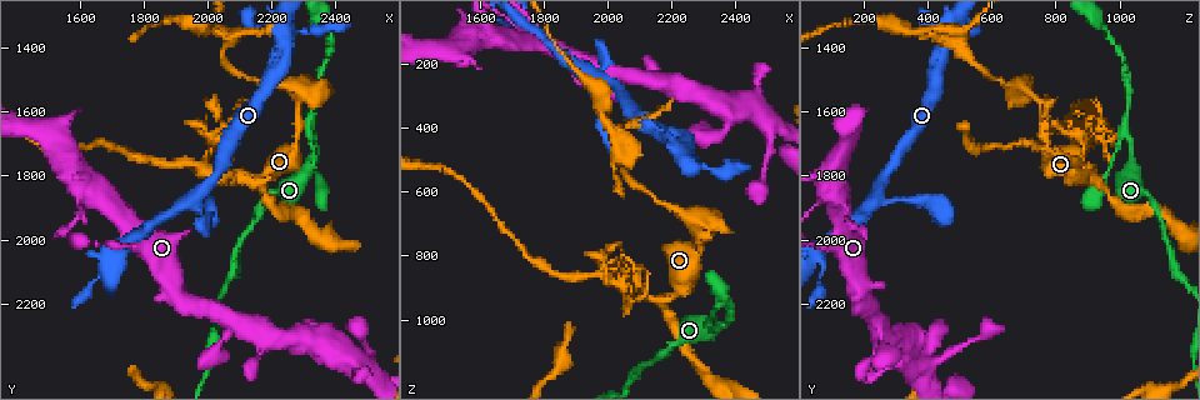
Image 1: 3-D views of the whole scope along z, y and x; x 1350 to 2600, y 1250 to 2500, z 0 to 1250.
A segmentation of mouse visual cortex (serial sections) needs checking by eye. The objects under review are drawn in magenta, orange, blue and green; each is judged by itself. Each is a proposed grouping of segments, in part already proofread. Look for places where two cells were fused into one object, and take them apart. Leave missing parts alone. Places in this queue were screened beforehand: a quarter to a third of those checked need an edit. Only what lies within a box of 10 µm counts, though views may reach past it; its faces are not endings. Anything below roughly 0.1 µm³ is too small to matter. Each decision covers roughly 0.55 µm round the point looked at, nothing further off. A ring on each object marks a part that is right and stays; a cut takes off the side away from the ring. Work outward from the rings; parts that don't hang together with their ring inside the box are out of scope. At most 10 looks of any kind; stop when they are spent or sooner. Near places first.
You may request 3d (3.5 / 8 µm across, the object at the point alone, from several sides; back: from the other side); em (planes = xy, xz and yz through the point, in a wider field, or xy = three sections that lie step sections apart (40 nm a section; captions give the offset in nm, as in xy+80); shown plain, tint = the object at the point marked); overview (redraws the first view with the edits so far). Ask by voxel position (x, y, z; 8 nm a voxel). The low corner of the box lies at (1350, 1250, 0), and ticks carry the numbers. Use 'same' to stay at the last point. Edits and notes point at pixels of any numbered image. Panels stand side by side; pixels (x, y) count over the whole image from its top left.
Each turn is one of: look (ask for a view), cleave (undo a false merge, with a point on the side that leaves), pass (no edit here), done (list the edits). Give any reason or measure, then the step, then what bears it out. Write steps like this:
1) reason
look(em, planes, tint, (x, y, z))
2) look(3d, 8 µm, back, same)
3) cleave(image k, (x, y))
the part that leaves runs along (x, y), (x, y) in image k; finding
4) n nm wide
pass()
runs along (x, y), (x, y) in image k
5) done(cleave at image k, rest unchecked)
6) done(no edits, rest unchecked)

look(em, xy, step 3, tint, (2280, 1530, 700))

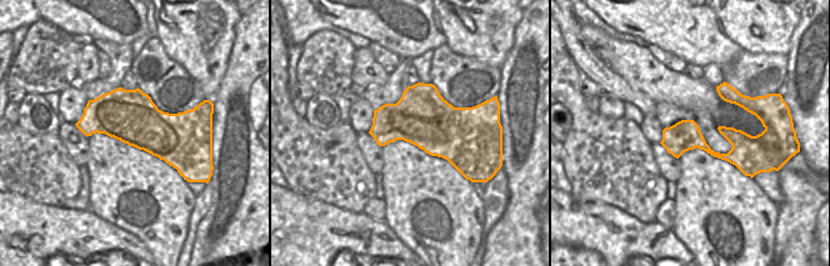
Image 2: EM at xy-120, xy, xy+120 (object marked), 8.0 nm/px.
look(3d, 3.5 µm, same)

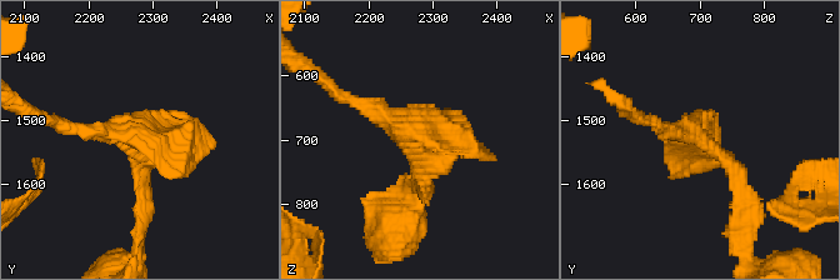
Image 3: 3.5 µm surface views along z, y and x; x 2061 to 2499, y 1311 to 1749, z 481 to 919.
pass()
runs along (743, 204), (726, 158), (660, 128) in image 3; continuous, no second cell

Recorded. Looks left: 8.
sharp bend
look(3d, 3.5 µm, (2060, 1390, 490))

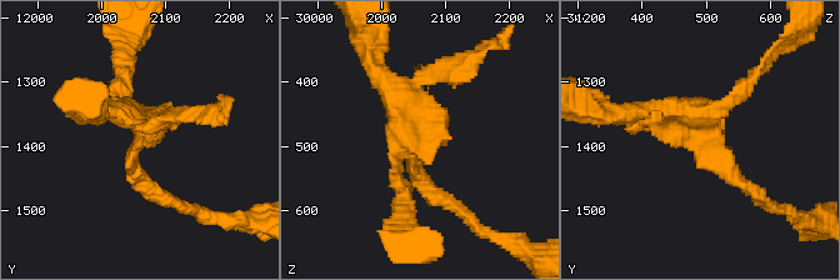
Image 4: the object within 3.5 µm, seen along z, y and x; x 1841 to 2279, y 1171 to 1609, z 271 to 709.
shape alone is not enough
look(em, planes, tint, (2070, 1375, 500))

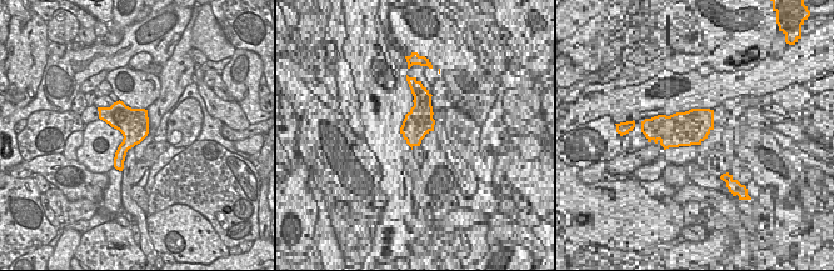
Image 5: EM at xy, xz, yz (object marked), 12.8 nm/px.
pass()
runs along (749, 190), (698, 114), (650, 105) in image 4; continuous, no second cell

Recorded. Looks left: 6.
sharp bend
look(3d, 8 µm, (1970, 1870, 240))

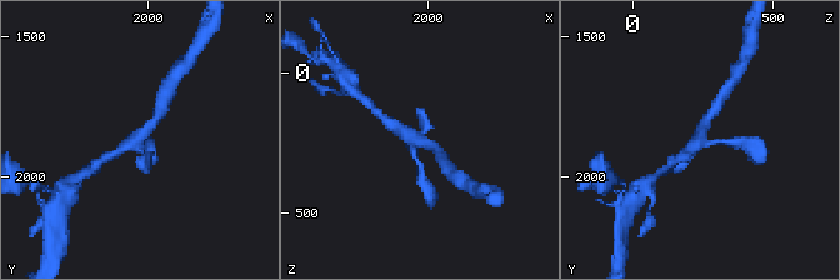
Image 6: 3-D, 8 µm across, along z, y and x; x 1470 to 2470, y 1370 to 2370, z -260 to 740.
zoom in
look(3d, 3.5 µm, same)

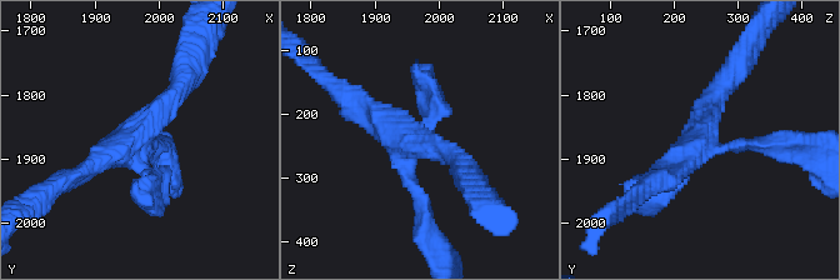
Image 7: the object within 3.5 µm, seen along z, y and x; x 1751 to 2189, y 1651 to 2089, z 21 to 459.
pass()
runs along (183, 79), (133, 140), (71, 179) in image 7; one cell here

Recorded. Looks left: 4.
a fork
look(3d, 8 µm, (2170, 1820, 930))

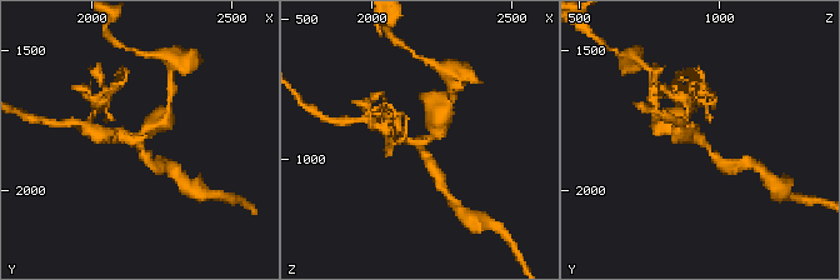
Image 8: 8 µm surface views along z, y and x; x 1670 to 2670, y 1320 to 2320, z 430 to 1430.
look(em, xy, step 3, tint, same)

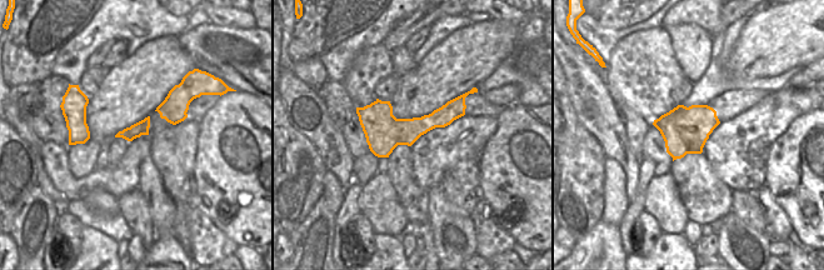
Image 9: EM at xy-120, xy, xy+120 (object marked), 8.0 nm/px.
300 nm wide
pass()
runs along (462, 99), (419, 126), (359, 110) in image 9; one cell here

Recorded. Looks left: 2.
done(no edits, rest unchecked)

